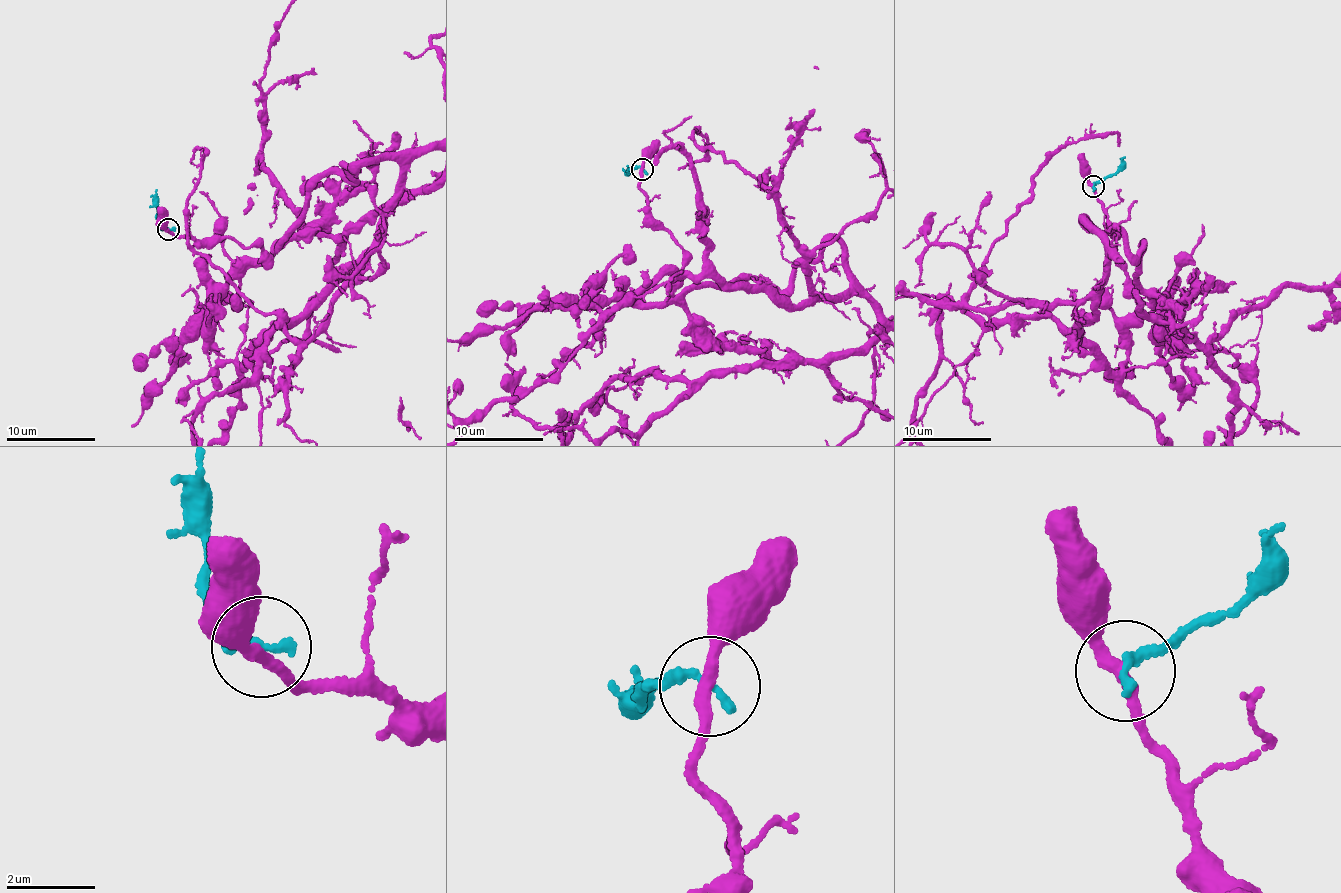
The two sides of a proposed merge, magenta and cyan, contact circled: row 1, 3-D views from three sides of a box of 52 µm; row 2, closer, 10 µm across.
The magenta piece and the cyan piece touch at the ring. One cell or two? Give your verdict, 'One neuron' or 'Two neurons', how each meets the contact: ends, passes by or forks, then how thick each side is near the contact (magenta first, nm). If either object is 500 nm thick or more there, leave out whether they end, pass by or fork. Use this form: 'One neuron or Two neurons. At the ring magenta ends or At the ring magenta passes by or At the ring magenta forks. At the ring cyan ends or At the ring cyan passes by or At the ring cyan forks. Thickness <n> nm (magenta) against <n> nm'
Two neurons. At the ring magenta passes by. At the ring cyan ends. Thickness 280 nm (magenta) against 260 nm

